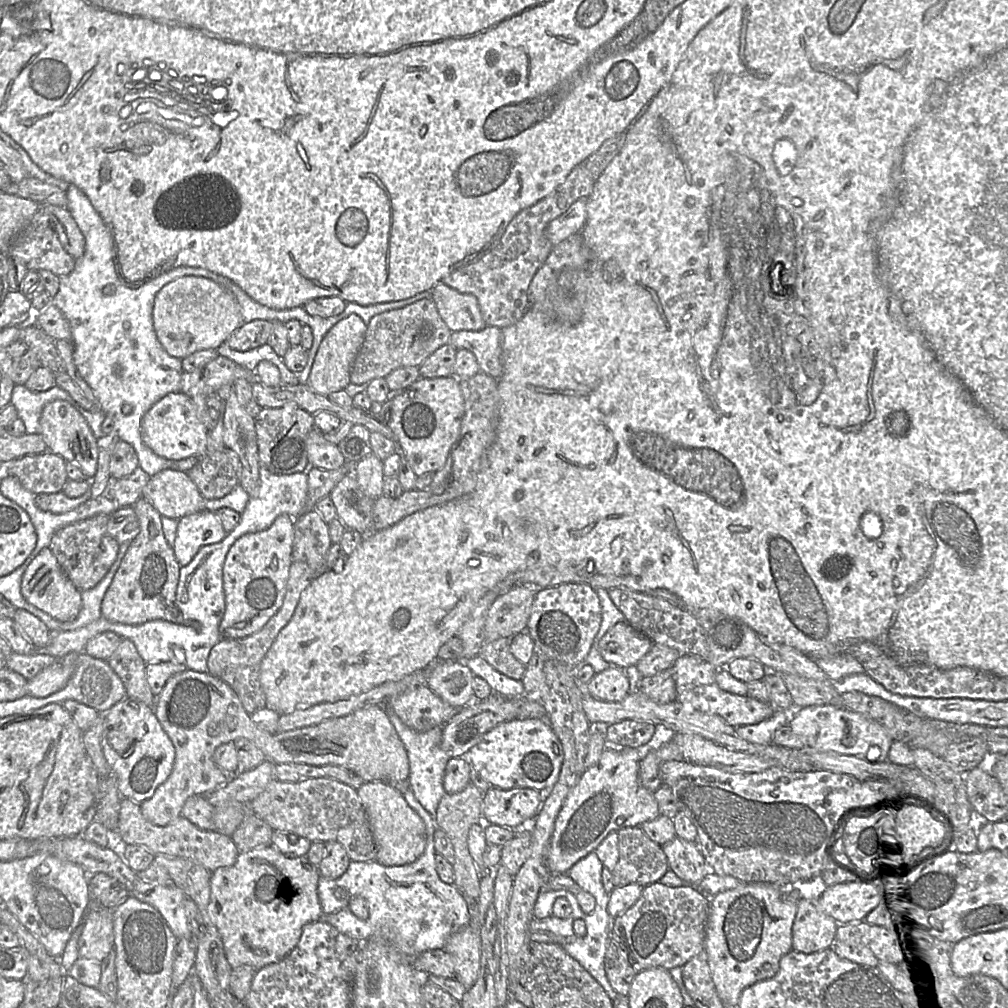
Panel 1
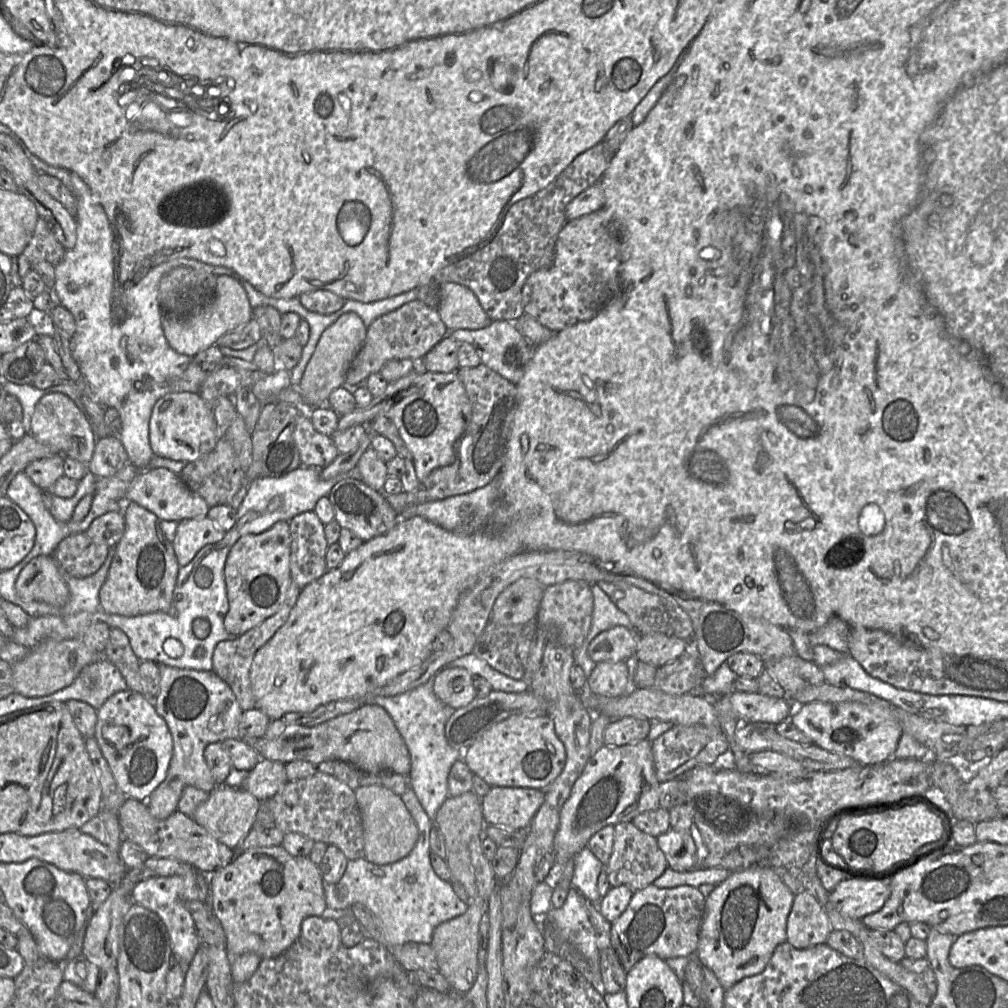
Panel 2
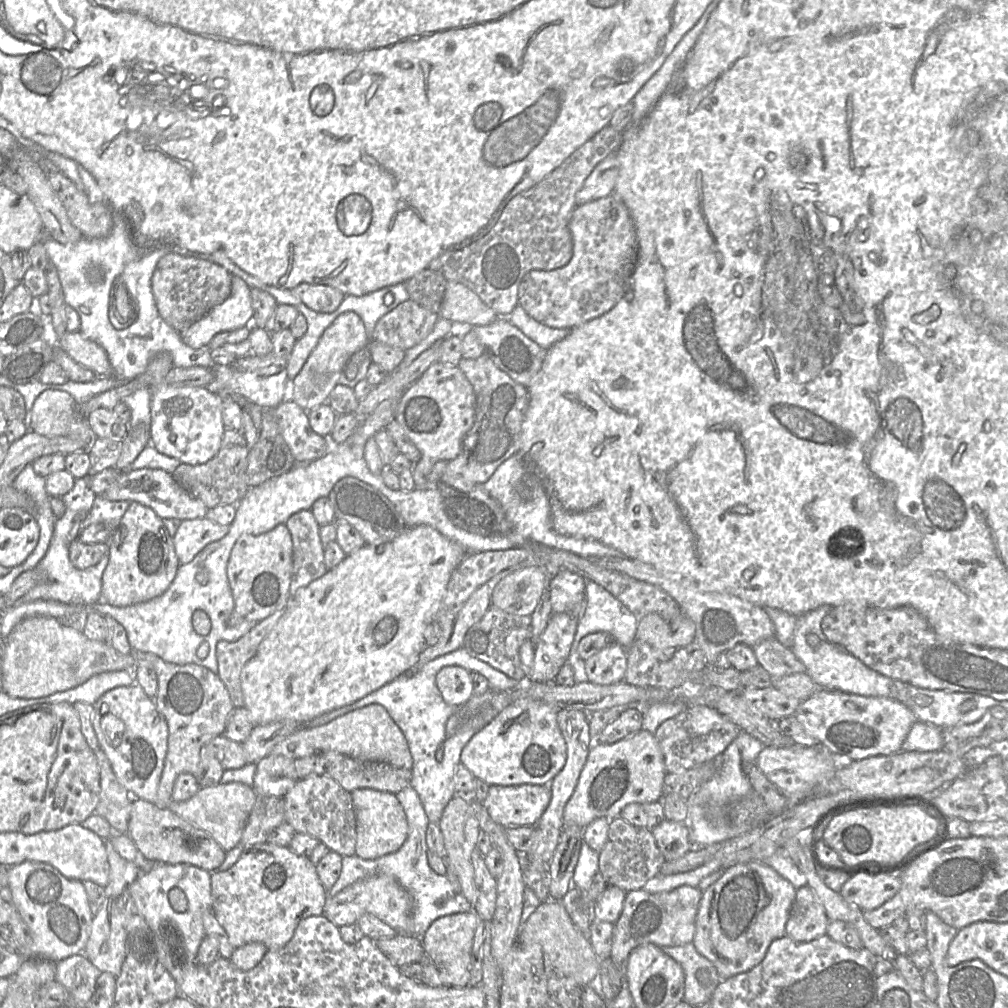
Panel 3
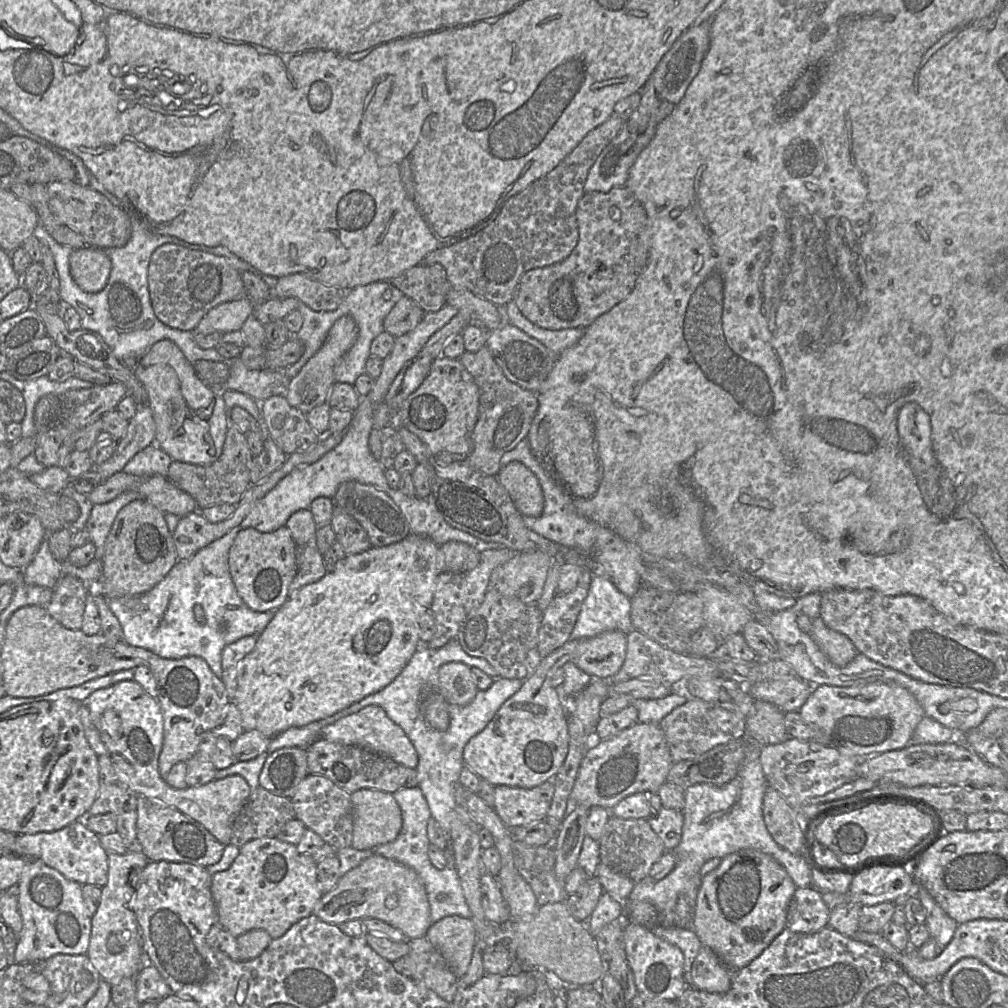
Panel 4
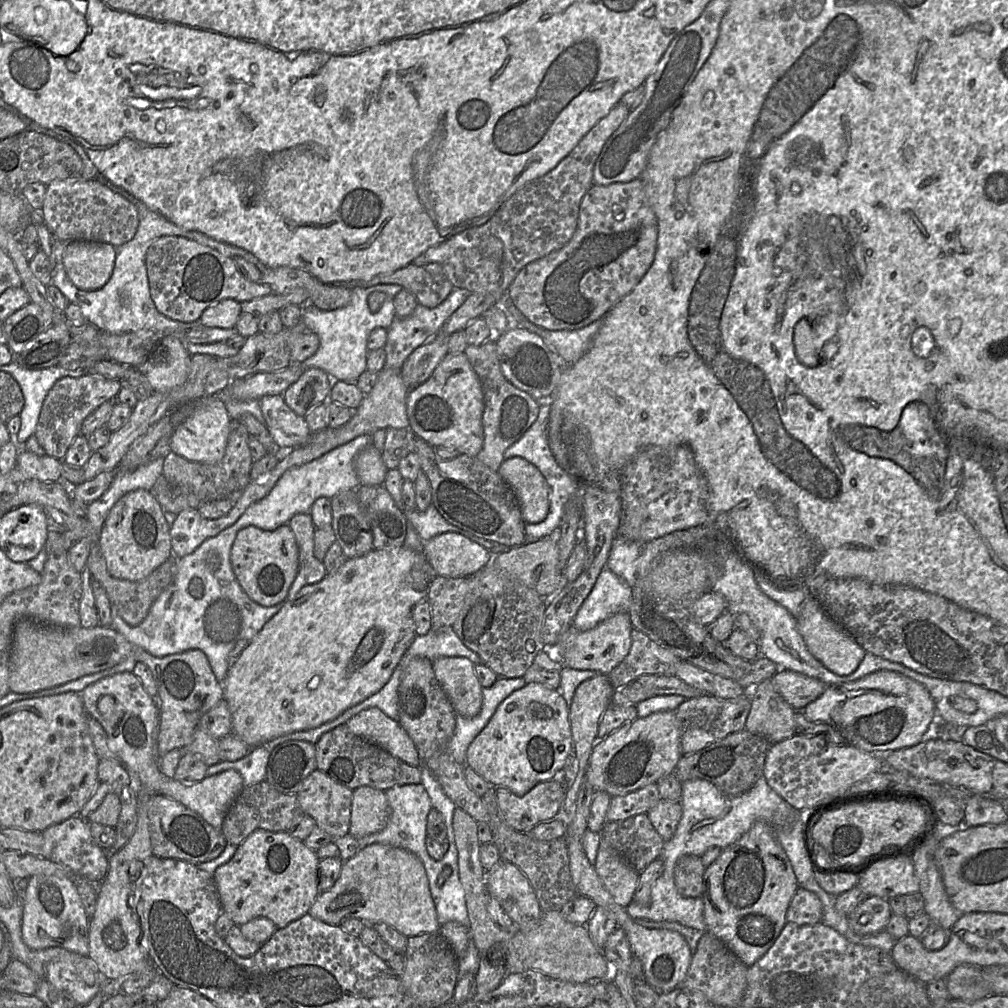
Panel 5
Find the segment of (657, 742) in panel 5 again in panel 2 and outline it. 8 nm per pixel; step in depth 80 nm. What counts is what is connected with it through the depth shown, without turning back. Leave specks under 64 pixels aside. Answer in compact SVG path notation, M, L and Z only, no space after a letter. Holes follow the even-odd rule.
M644 739L623 746L603 745L590 756L560 811L554 838L555 863L564 864L575 857L604 826L631 822L640 813L660 807L660 782L656 777L651 743Z

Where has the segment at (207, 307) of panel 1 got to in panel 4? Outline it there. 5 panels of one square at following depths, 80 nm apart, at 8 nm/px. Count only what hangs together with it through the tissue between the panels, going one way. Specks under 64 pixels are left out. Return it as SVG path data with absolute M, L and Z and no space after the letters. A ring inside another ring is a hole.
M244 295L210 309L200 320L194 332L206 335L214 332L240 331L252 312L253 303L247 295Z

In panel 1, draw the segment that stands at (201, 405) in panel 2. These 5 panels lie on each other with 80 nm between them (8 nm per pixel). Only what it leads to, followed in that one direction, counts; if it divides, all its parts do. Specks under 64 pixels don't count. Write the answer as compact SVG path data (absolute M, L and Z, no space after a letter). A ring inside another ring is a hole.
M174 392L157 401L144 415L141 437L156 455L170 460L182 460L204 455L210 430L211 427L198 416L194 401L182 392Z

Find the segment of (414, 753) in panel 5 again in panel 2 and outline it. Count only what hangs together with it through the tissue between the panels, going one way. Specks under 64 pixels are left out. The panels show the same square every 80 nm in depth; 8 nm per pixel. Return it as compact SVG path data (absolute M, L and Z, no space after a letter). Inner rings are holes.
M363 704L350 713L339 715L315 726L289 726L275 739L268 740L262 737L240 740L246 741L252 746L261 758L280 761L284 764L296 760L311 763L340 760L368 773L393 772L401 775L409 775L411 769L410 754L405 741L387 711L377 704Z

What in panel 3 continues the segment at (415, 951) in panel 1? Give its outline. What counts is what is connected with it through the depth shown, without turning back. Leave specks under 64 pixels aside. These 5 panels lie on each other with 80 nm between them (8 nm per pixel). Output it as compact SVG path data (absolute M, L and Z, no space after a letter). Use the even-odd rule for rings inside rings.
M406 787L395 794L403 807L408 824L408 835L396 852L384 855L377 859L365 860L356 854L342 856L342 871L334 886L327 892L327 896L335 896L347 886L374 875L388 875L394 878L410 895L413 905L413 936L422 939L438 918L456 913L465 913L473 909L463 893L456 893L446 875L435 873L429 866L427 859L428 846L426 830L429 820L425 814L421 800L413 787ZM438 899L444 899L442 906L437 905Z

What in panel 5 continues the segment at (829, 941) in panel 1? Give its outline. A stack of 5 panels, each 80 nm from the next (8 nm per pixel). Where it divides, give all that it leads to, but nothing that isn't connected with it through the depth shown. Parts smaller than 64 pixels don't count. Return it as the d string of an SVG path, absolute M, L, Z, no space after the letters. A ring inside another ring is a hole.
M798 887L787 909L787 922L815 925L822 922L823 904L812 891Z

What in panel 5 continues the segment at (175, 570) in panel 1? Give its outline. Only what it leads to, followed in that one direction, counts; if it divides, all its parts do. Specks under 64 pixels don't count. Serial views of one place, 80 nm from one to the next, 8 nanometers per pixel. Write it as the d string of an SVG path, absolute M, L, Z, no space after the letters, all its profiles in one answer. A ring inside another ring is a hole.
M142 489L125 494L114 504L101 529L99 545L109 574L128 581L146 578L173 555L164 510L150 491Z

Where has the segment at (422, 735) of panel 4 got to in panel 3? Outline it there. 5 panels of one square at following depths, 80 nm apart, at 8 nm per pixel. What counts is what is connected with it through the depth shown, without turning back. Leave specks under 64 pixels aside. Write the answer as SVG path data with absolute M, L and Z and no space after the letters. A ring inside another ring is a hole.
M463 647L441 655L418 668L398 676L378 690L367 694L356 702L322 714L300 727L315 727L329 723L335 718L370 704L381 704L405 736L413 759L411 787L417 792L429 822L438 823L444 808L456 795L452 780L455 769L461 763L460 756L464 746L476 734L465 731L451 737L446 736L445 726L456 707L447 704L436 685L436 676L445 666L457 665L469 672L485 676L490 689L511 691L521 683L486 662L471 656Z

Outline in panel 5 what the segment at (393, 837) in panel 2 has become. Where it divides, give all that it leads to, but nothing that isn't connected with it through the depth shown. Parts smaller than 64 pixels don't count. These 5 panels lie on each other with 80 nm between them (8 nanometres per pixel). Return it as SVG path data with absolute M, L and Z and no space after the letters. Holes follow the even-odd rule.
M369 786L353 790L349 833L356 838L378 832L388 823L391 808L386 794Z

